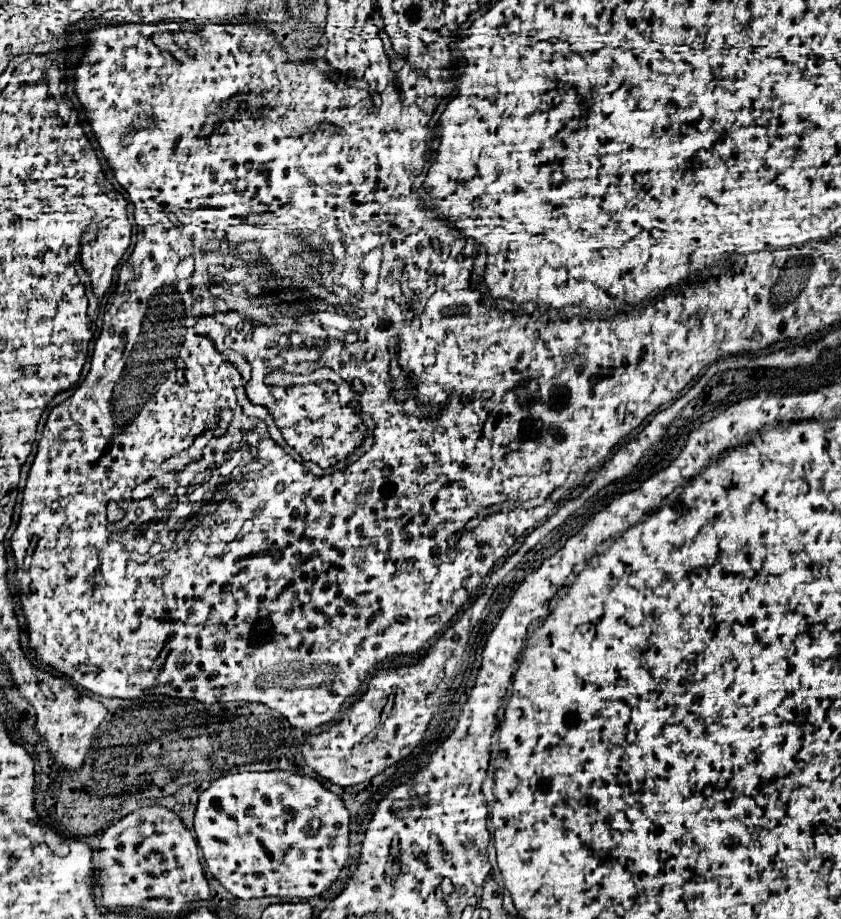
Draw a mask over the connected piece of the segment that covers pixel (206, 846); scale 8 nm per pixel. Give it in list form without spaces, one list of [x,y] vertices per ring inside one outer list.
[[[229,772],[219,776],[207,790],[201,792],[197,812],[195,812],[195,832],[197,832],[197,842],[203,850],[203,858],[209,864],[209,872],[219,884],[229,890],[233,896],[251,900],[251,898],[263,898],[263,896],[279,896],[279,898],[313,898],[319,896],[323,890],[327,890],[339,876],[339,870],[343,868],[345,860],[349,858],[349,812],[343,806],[341,798],[335,796],[333,792],[325,790],[323,784],[315,778],[309,776],[297,776],[291,772]]]

